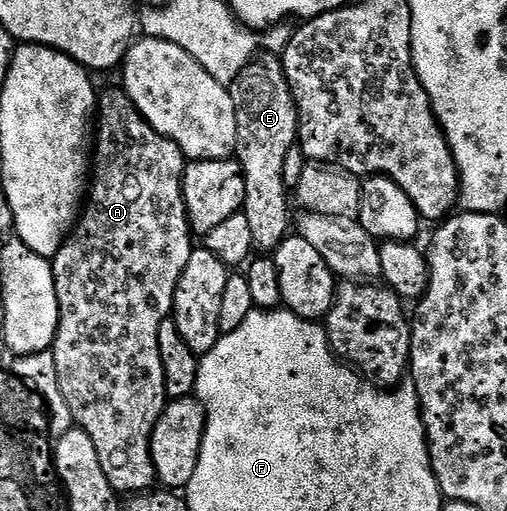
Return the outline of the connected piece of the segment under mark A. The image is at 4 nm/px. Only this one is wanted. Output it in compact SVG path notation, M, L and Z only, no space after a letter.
M111 86L100 91L97 96L97 128L99 133L93 136L93 175L89 180L89 191L81 208L81 215L74 225L73 234L64 239L61 250L51 260L53 278L57 286L57 302L59 303L59 325L55 335L55 343L51 345L53 362L56 368L54 383L60 392L66 408L66 415L73 421L74 427L80 428L93 442L93 450L97 450L97 462L101 462L101 470L105 470L105 478L109 478L109 486L116 494L134 494L154 489L157 484L155 467L151 458L151 435L155 423L161 418L163 409L169 403L167 379L163 369L163 359L159 349L159 331L161 322L172 315L175 306L177 282L185 270L185 262L189 262L189 254L193 247L191 223L187 221L187 207L183 201L183 169L185 157L183 151L169 138L157 134L149 122L133 106L126 92Z

